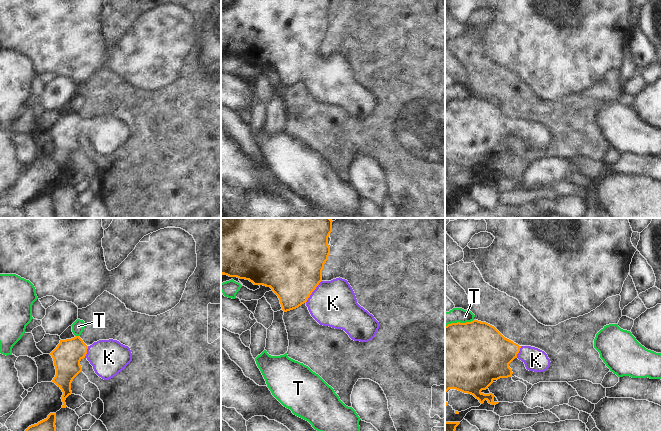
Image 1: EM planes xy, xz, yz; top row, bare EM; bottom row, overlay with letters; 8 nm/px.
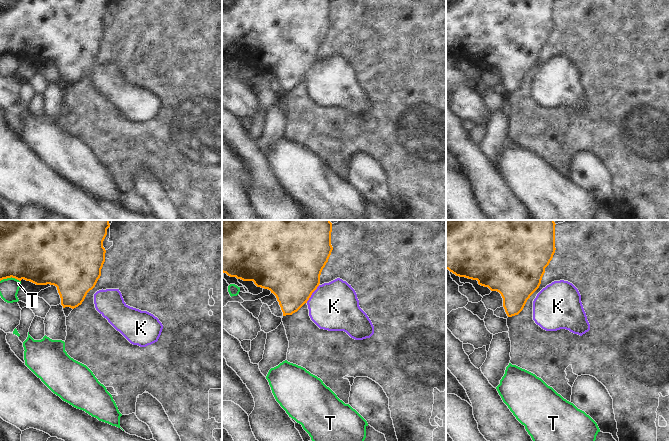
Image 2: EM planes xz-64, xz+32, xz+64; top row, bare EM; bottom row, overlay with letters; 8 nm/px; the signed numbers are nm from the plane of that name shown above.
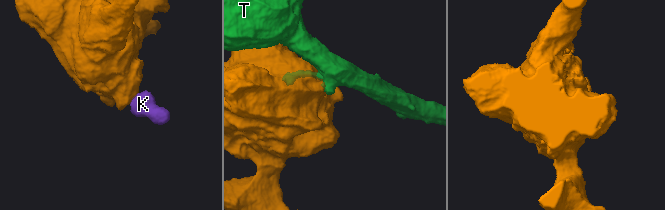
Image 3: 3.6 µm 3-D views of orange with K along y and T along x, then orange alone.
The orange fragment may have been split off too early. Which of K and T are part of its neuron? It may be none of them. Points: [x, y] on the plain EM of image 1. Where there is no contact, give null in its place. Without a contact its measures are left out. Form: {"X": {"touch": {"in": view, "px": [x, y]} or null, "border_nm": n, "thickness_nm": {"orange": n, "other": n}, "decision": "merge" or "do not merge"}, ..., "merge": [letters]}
{"K": {"touch": {"in": "xz", "px": [313, 66]}, "border_nm": 220, "thickness_nm": {"orange": 480, "other": 380}, "decision": "merge"}, "T": {"touch": {"in": "yz", "px": [459, 98]}, "border_nm": 240, "thickness_nm": {"orange": 500, "other": 120}, "decision": "do not merge"}, "merge": ["K"]}

